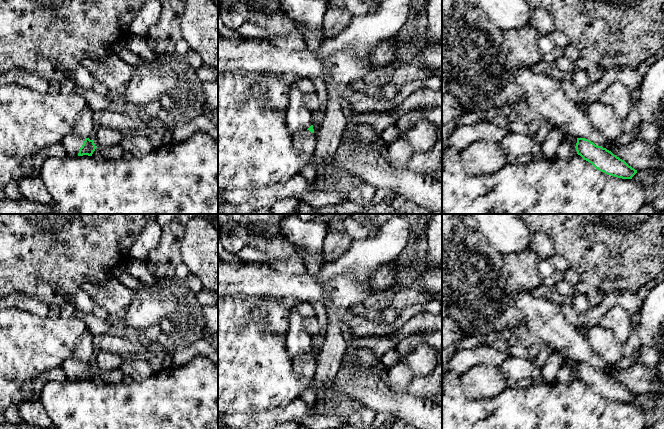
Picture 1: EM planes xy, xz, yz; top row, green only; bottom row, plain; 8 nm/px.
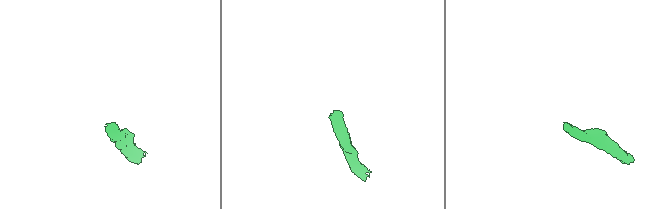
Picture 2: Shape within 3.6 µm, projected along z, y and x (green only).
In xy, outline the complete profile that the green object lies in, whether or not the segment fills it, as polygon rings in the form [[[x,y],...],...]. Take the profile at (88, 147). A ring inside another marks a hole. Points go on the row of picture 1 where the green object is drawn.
[[[73,131],[67,134],[61,142],[67,152],[68,157],[88,155],[92,156],[97,148],[93,140],[83,138]]]

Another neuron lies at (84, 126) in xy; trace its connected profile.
[[[86,106],[78,115],[73,126],[73,132],[83,138],[93,138],[95,129],[94,111],[89,106]]]

